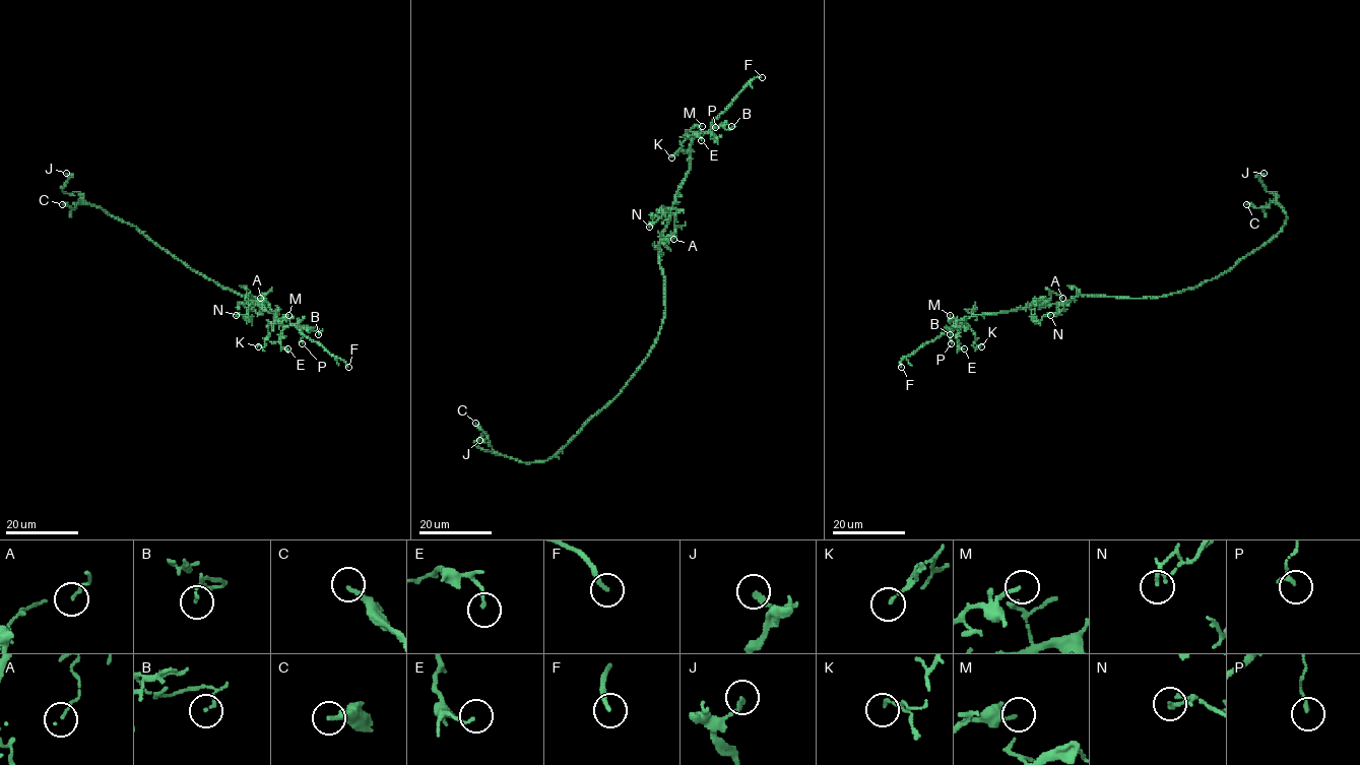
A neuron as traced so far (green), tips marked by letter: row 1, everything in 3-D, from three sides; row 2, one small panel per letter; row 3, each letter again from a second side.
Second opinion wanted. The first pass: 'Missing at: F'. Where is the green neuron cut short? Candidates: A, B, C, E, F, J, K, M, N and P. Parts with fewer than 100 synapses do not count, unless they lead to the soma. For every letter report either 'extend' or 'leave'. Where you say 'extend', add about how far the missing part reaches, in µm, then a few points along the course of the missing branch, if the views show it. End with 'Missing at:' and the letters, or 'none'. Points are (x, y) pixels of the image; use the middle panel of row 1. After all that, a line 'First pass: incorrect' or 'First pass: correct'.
A: leave
B: leave
C: leave
E: leave
F: extend; missing 20 µm; course (762, 77), (766, 76), (764, 44), (754, 33)
J: leave
K: leave
M: leave
N: leave
P: leave
Missing at: F
First pass: correct

